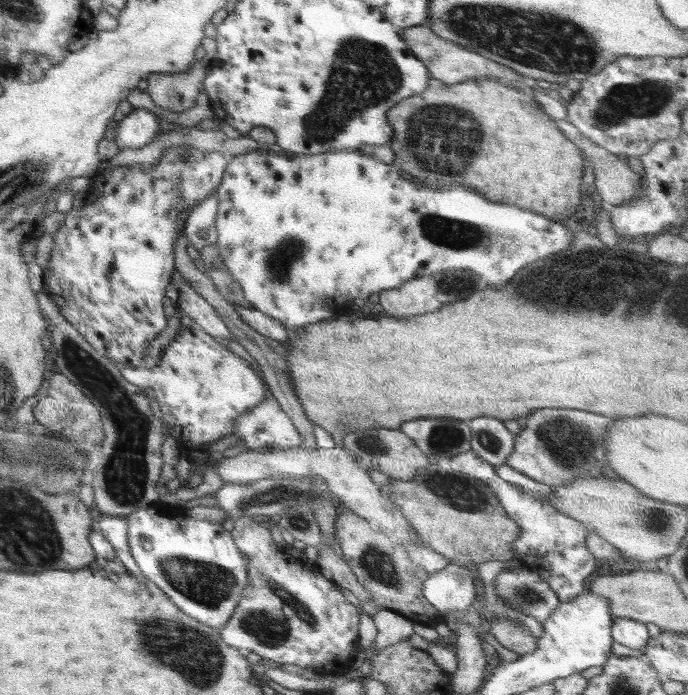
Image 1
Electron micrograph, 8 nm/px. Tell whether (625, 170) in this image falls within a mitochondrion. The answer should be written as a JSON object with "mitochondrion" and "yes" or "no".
{"mitochondrion":"no"}

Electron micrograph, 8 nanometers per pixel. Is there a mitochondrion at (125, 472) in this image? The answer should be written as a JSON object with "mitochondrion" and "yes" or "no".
{"mitochondrion":"yes"}

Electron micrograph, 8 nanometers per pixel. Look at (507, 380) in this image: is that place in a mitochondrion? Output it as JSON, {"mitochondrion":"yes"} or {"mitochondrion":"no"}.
{"mitochondrion":"no"}

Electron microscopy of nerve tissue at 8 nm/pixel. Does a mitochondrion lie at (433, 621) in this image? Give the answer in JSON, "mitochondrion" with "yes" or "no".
{"mitochondrion":"no"}

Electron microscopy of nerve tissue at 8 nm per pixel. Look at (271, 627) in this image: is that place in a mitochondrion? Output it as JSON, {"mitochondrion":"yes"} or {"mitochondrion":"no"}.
{"mitochondrion":"yes"}

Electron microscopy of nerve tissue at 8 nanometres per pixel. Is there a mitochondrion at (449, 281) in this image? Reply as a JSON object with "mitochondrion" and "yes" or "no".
{"mitochondrion":"yes"}

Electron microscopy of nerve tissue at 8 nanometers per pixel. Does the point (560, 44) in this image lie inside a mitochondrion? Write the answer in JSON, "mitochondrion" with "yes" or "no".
{"mitochondrion":"yes"}

